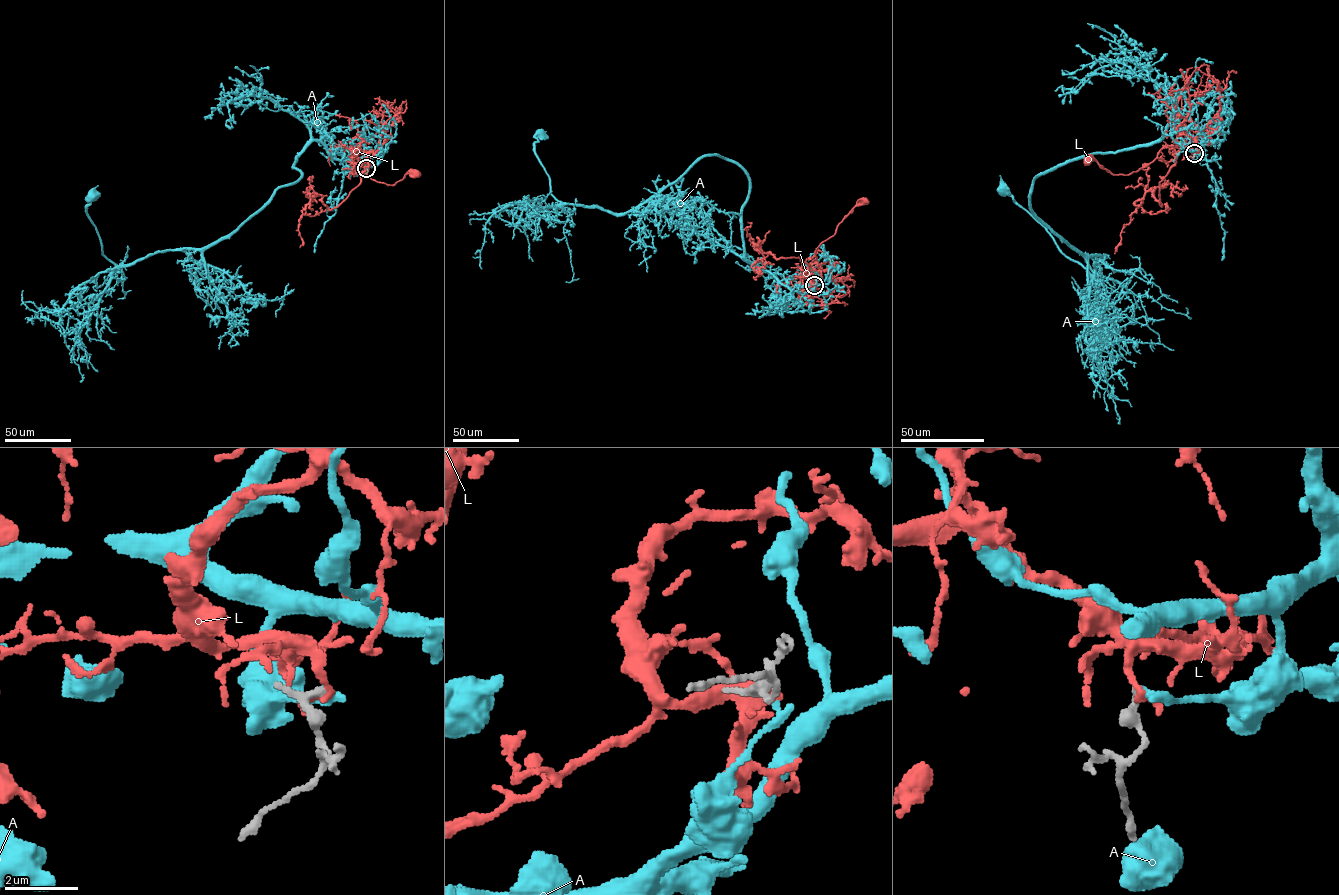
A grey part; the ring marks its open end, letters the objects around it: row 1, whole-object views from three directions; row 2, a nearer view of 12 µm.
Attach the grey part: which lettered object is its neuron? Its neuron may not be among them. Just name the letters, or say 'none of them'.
none of them

